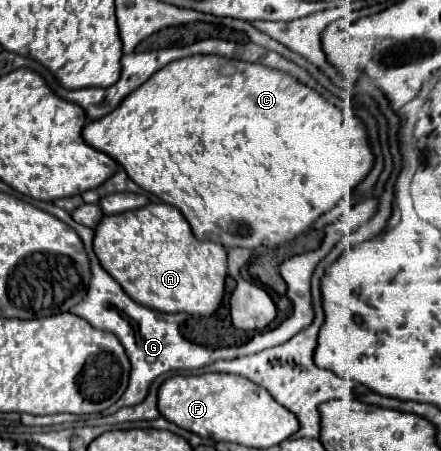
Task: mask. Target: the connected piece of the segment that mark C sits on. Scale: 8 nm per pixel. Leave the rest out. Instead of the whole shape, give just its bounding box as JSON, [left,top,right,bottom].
[81,54,373,250]

